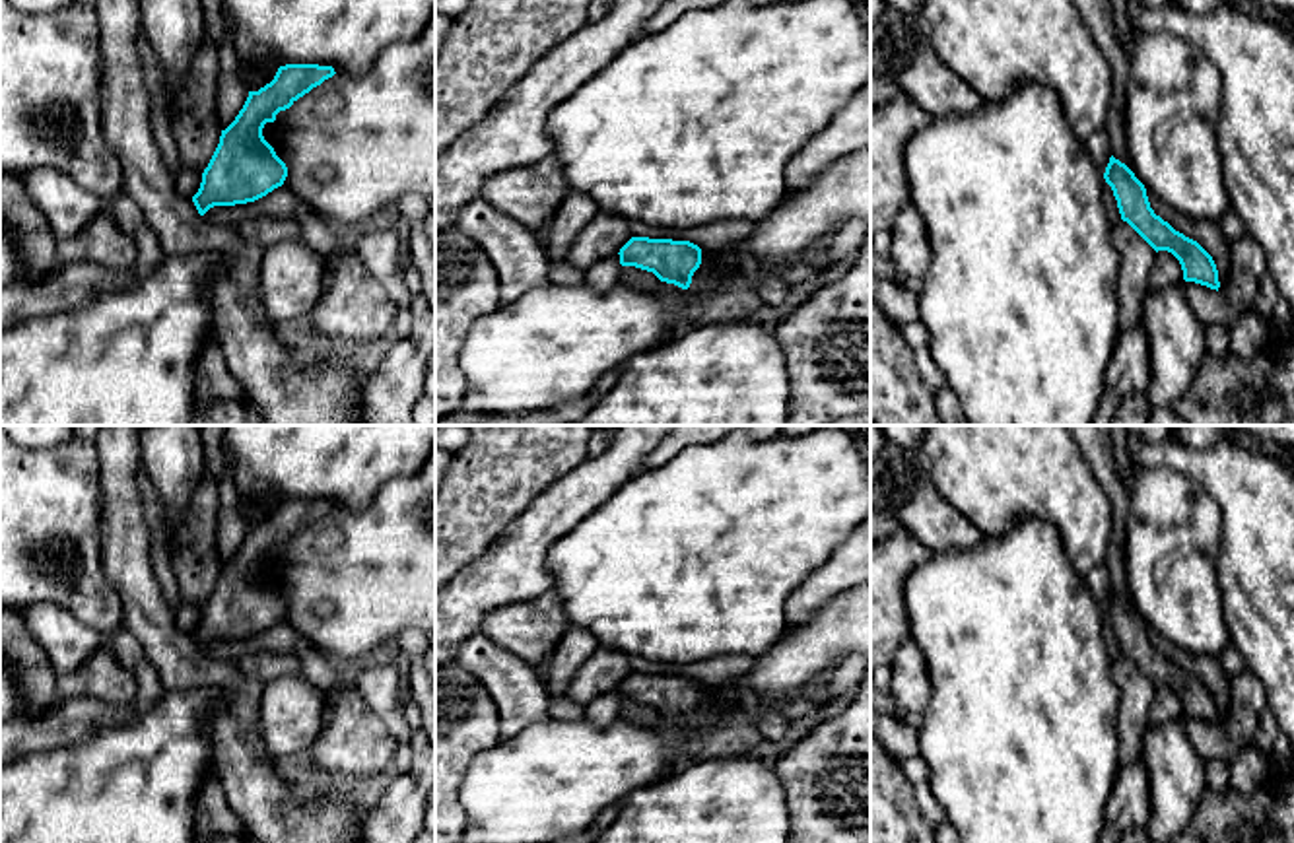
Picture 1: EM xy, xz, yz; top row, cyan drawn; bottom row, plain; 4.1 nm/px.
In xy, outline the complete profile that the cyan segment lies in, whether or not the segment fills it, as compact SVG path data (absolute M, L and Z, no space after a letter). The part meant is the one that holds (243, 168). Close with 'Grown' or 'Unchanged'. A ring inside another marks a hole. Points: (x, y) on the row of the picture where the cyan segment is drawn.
M286 64L270 84L249 91L235 120L221 130L200 188L192 196L200 216L214 206L255 202L284 185L288 167L264 140L262 128L334 74L332 66Z. Unchanged

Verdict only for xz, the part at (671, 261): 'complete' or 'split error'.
complete

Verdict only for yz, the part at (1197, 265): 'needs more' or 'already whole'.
already whole

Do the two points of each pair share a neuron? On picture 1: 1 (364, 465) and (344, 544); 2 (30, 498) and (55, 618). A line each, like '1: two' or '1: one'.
1: two
2: two

